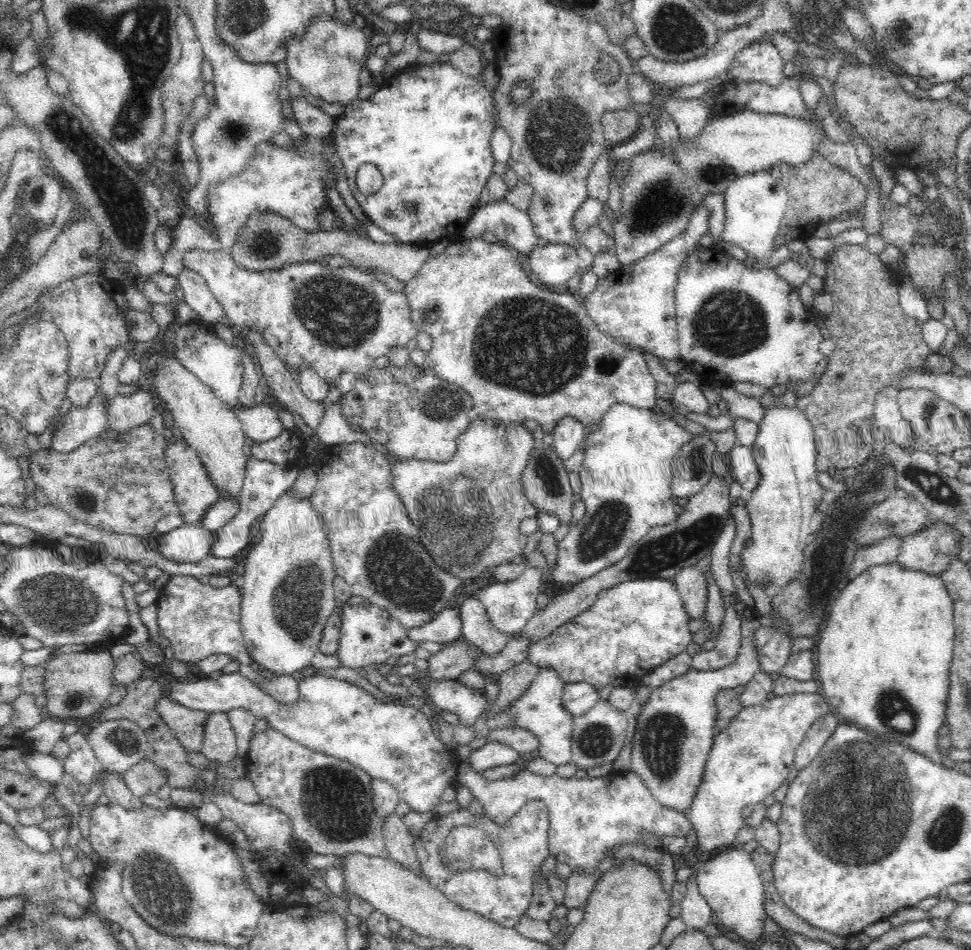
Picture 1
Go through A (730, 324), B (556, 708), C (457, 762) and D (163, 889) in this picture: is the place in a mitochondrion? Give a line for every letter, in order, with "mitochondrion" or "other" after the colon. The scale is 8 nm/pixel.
A: mitochondrion
B: other
C: other
D: mitochondrion

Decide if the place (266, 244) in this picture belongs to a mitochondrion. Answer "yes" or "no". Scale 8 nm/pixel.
yes

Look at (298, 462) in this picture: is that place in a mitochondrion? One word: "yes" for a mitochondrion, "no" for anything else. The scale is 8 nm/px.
no

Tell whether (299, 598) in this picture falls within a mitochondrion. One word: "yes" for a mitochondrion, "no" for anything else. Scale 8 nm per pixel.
yes

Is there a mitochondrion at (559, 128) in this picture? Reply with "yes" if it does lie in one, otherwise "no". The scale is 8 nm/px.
yes

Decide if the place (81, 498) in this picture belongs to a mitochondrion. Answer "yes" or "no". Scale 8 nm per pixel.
yes

